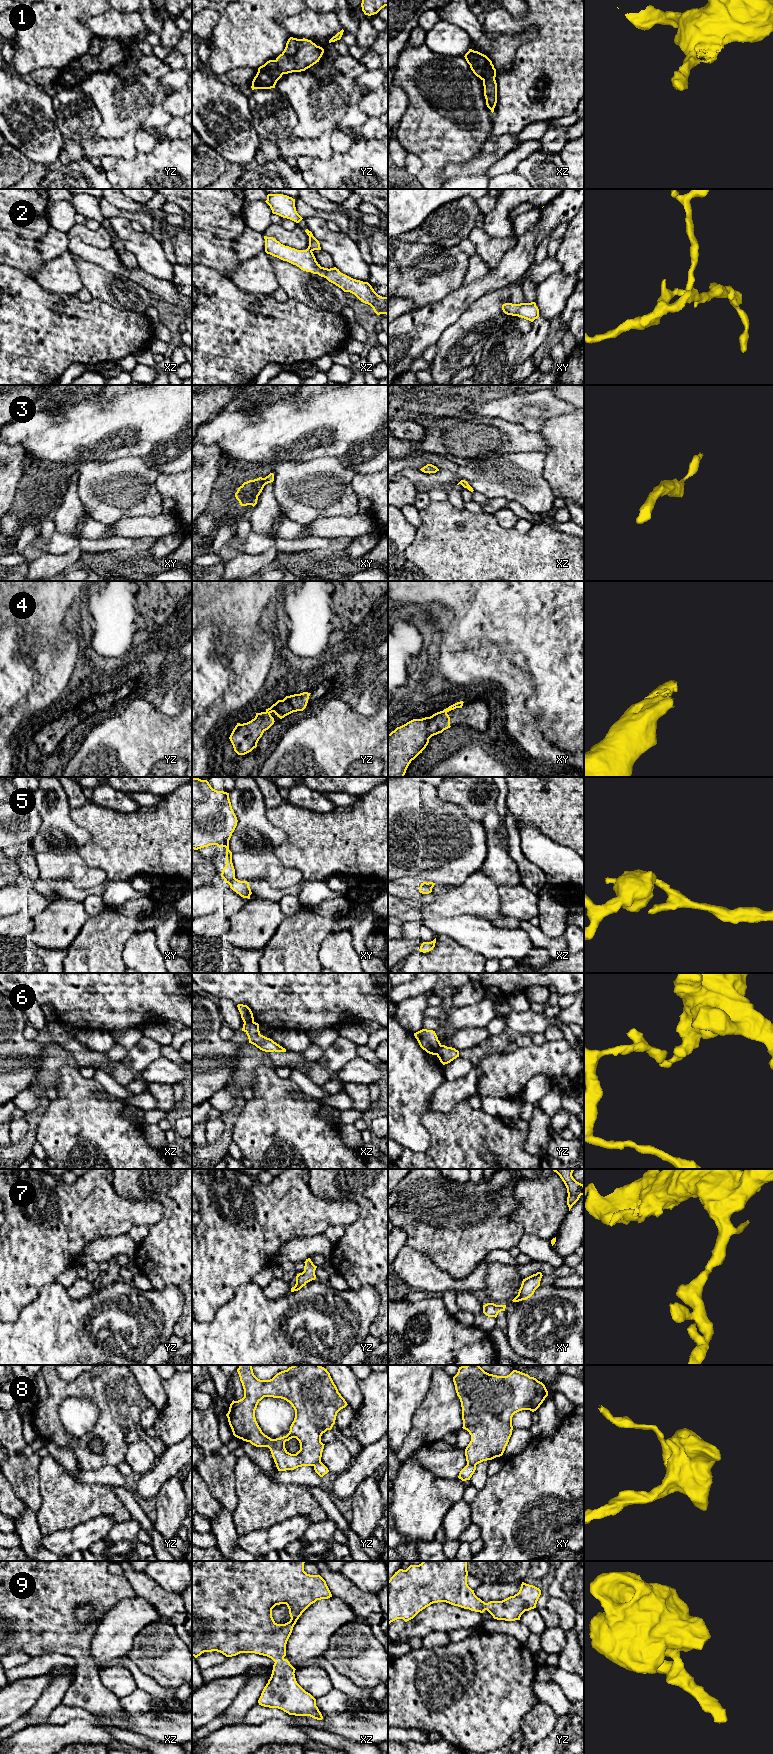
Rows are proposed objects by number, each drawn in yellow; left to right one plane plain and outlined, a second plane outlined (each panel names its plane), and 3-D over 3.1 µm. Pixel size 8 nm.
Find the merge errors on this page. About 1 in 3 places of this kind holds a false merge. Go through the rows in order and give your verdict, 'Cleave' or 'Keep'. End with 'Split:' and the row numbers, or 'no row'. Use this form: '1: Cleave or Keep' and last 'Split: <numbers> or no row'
1: Keep
2: Keep
3: Keep
4: Keep
5: Cleave
6: Cleave
7: Keep
8: Cleave
9: Keep
Split: 5, 6, 8

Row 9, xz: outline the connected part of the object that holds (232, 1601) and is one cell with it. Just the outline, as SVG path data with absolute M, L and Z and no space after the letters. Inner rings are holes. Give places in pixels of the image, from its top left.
M192 1561L192 1656L217 1651L226 1657L240 1653L255 1653L271 1658L275 1663L268 1683L258 1700L259 1705L278 1708L295 1716L310 1716L322 1720L316 1699L296 1681L295 1668L285 1659L286 1644L302 1613L317 1600L328 1599L332 1594L320 1575L304 1571L305 1561ZM286 1604L290 1621L277 1624L272 1617L276 1605Z

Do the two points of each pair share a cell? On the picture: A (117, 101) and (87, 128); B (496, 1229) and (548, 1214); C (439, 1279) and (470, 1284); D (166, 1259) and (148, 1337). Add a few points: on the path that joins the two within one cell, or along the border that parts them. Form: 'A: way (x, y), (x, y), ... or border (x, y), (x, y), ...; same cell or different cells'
A: border (87, 96), (101, 118), (101, 125), (95, 136); different cells
B: border (516, 1199), (517, 1206), (511, 1218), (525, 1232); different cells
C: way (447, 1282), (462, 1284); same cell
D: border (152, 1288), (174, 1286), (181, 1293); different cells

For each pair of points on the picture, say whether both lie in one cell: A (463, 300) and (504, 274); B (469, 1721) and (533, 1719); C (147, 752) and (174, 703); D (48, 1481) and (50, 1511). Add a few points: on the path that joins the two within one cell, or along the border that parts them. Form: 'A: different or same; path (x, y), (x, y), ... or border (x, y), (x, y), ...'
A: same; path (473, 291), (494, 280)
B: different; border (538, 1701), (524, 1716), (519, 1728)
C: different; border (157, 708), (168, 717), (175, 717), (181, 712)
D: same; path (50, 1488), (50, 1504)

